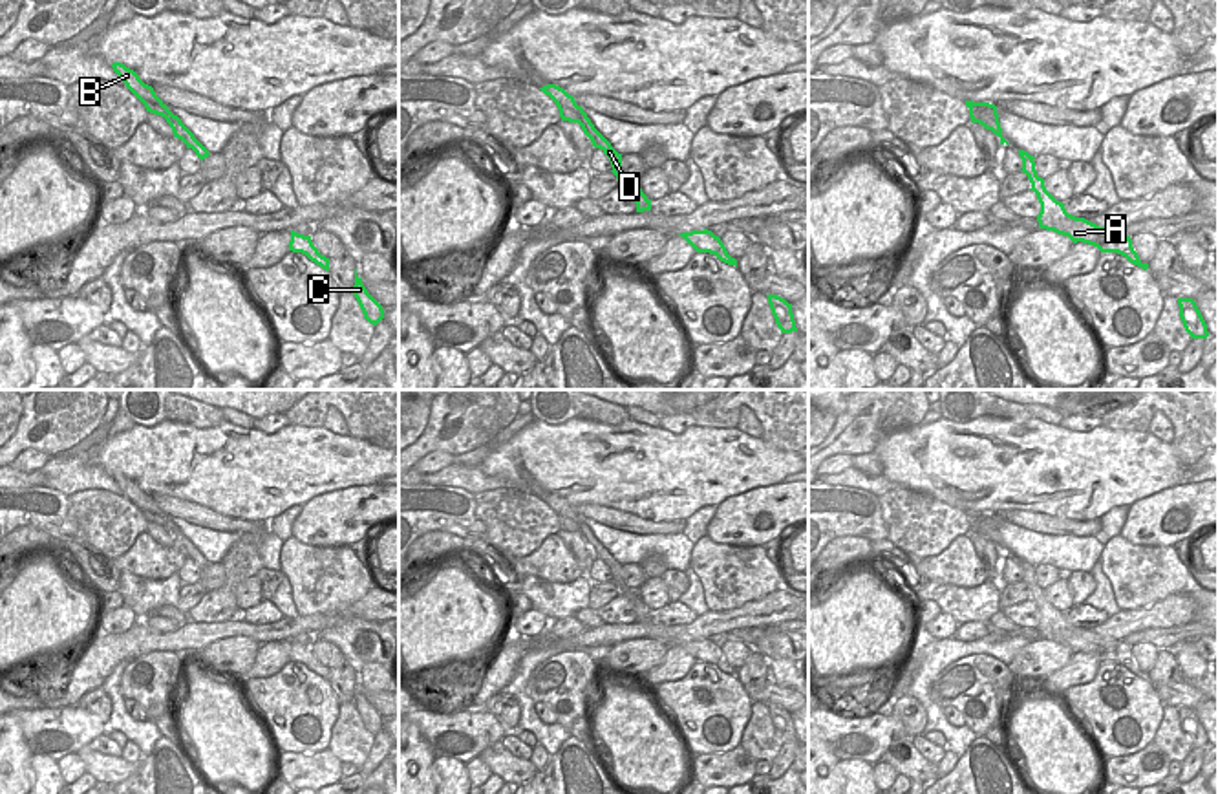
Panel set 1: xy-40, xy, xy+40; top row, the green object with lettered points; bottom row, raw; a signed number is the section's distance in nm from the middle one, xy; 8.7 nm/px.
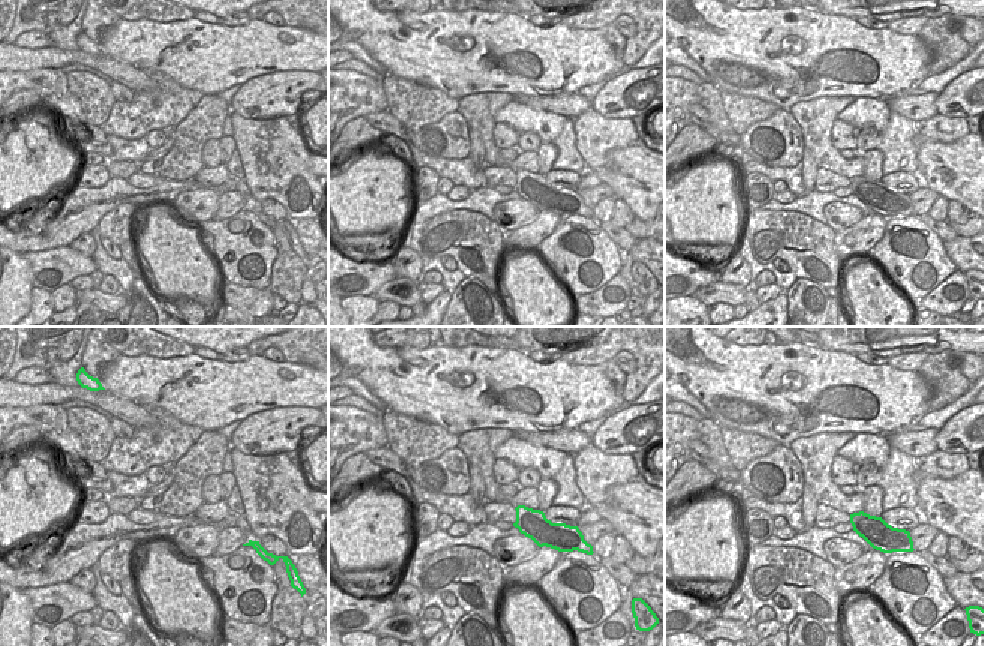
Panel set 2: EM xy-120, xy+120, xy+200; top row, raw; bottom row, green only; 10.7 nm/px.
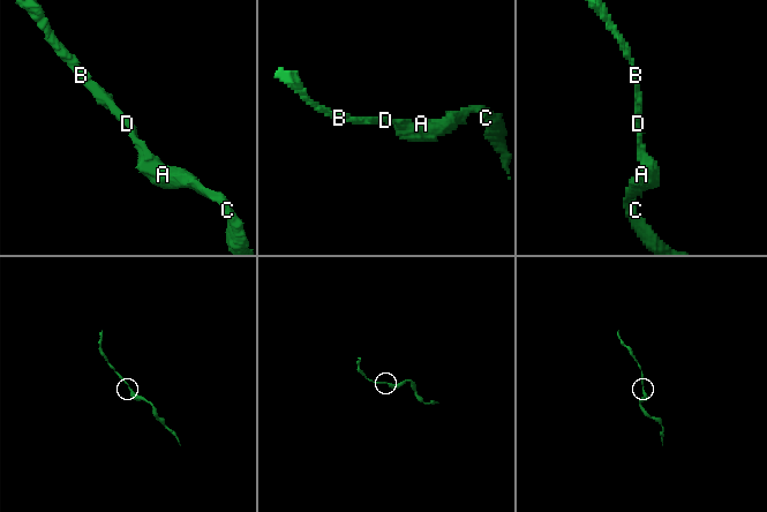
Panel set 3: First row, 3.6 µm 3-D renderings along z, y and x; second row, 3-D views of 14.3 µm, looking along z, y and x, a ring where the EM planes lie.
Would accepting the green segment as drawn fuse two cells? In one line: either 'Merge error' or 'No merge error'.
No merge error.

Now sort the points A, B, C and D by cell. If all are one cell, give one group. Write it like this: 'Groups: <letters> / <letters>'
Groups: A B C D.

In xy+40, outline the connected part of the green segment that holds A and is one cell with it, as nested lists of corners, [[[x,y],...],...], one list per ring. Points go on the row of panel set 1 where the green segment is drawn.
[[[1019,150],[1022,159],[1022,170],[1041,203],[1041,212],[1037,216],[1039,227],[1053,231],[1057,234],[1068,236],[1074,243],[1083,241],[1097,247],[1101,252],[1117,252],[1125,256],[1130,263],[1149,269],[1149,263],[1143,263],[1138,252],[1132,247],[1130,236],[1123,231],[1099,227],[1084,218],[1075,218],[1066,212],[1064,203],[1057,201],[1044,187],[1044,179],[1037,176],[1035,157],[1024,150]]]

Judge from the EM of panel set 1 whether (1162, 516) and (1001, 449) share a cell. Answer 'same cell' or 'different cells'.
different cells

